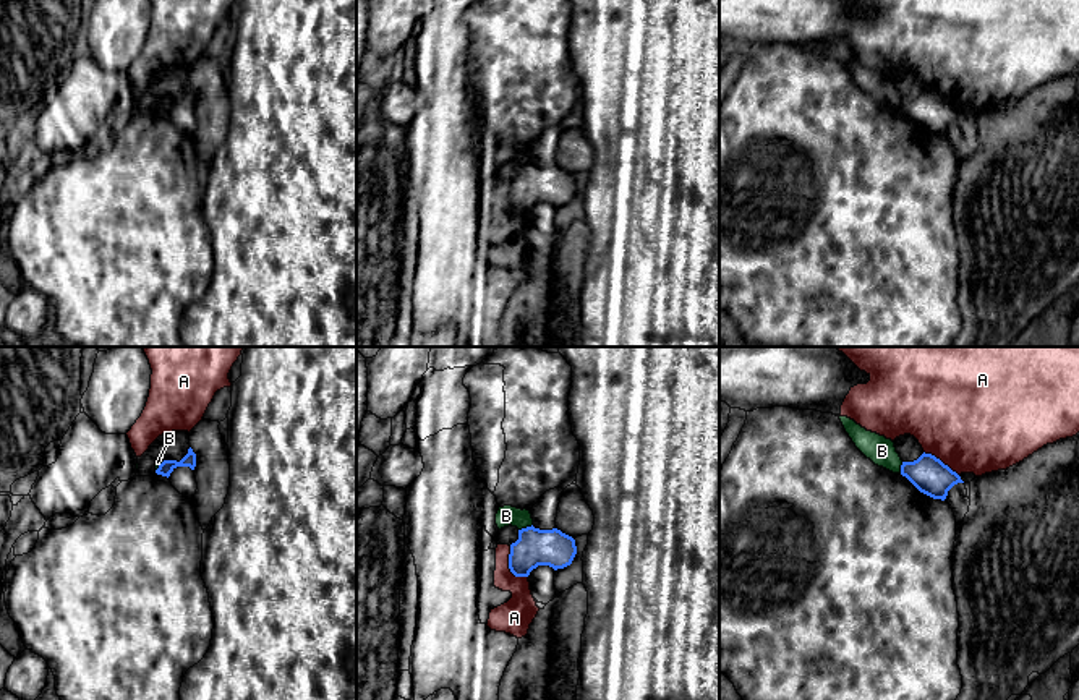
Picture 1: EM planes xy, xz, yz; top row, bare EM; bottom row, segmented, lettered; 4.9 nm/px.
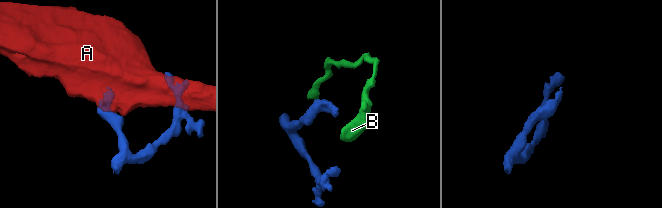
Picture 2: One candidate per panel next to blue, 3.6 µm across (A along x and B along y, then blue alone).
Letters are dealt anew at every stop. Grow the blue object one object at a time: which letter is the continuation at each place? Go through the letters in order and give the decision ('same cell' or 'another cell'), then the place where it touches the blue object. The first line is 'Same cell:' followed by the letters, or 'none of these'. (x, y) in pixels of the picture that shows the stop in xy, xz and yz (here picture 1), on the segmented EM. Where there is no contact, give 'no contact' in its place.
Same cell: none of these
A: another cell; contact xz (509, 567)
B: another cell; contact xz (527, 527)

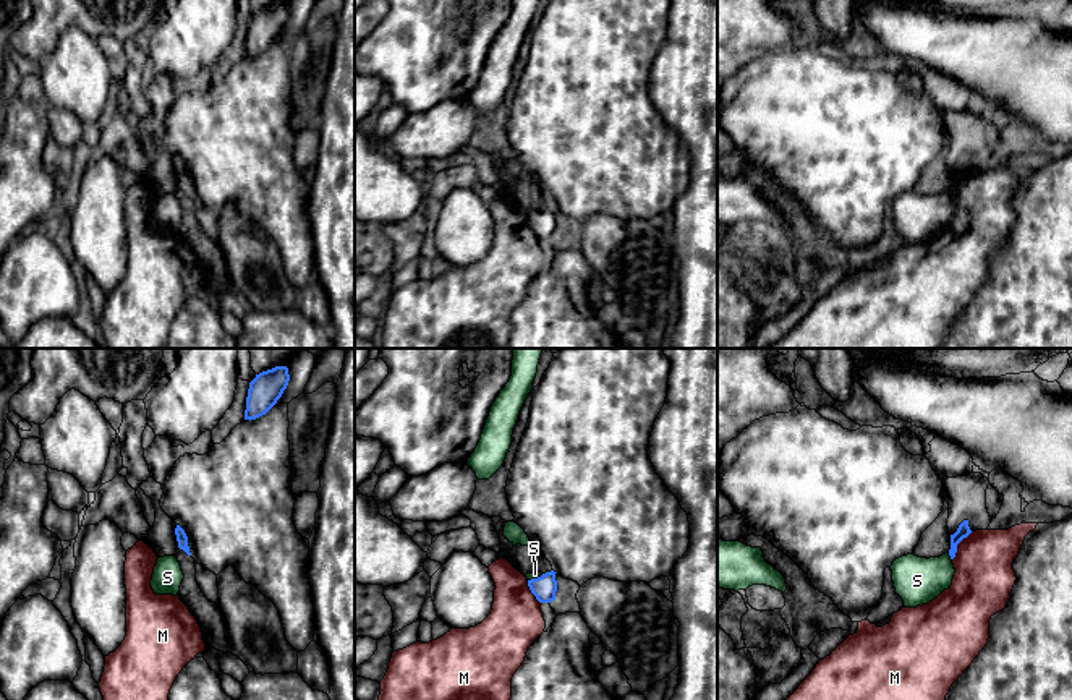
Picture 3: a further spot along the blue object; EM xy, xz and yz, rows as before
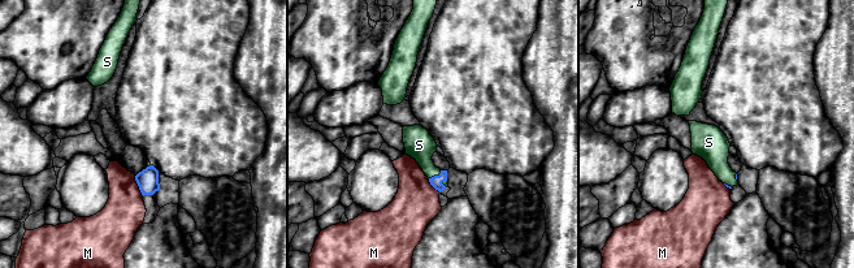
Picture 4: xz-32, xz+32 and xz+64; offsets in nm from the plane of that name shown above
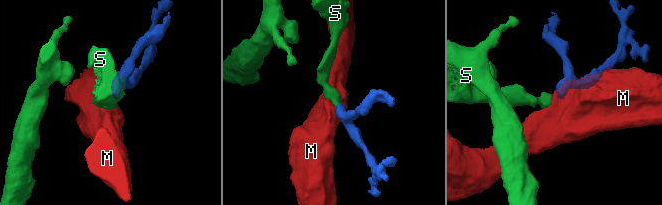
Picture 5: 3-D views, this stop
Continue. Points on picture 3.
Same cell: S
M: another cell; contact yz (957, 543)
S: same cell; contact yz (949, 554)

